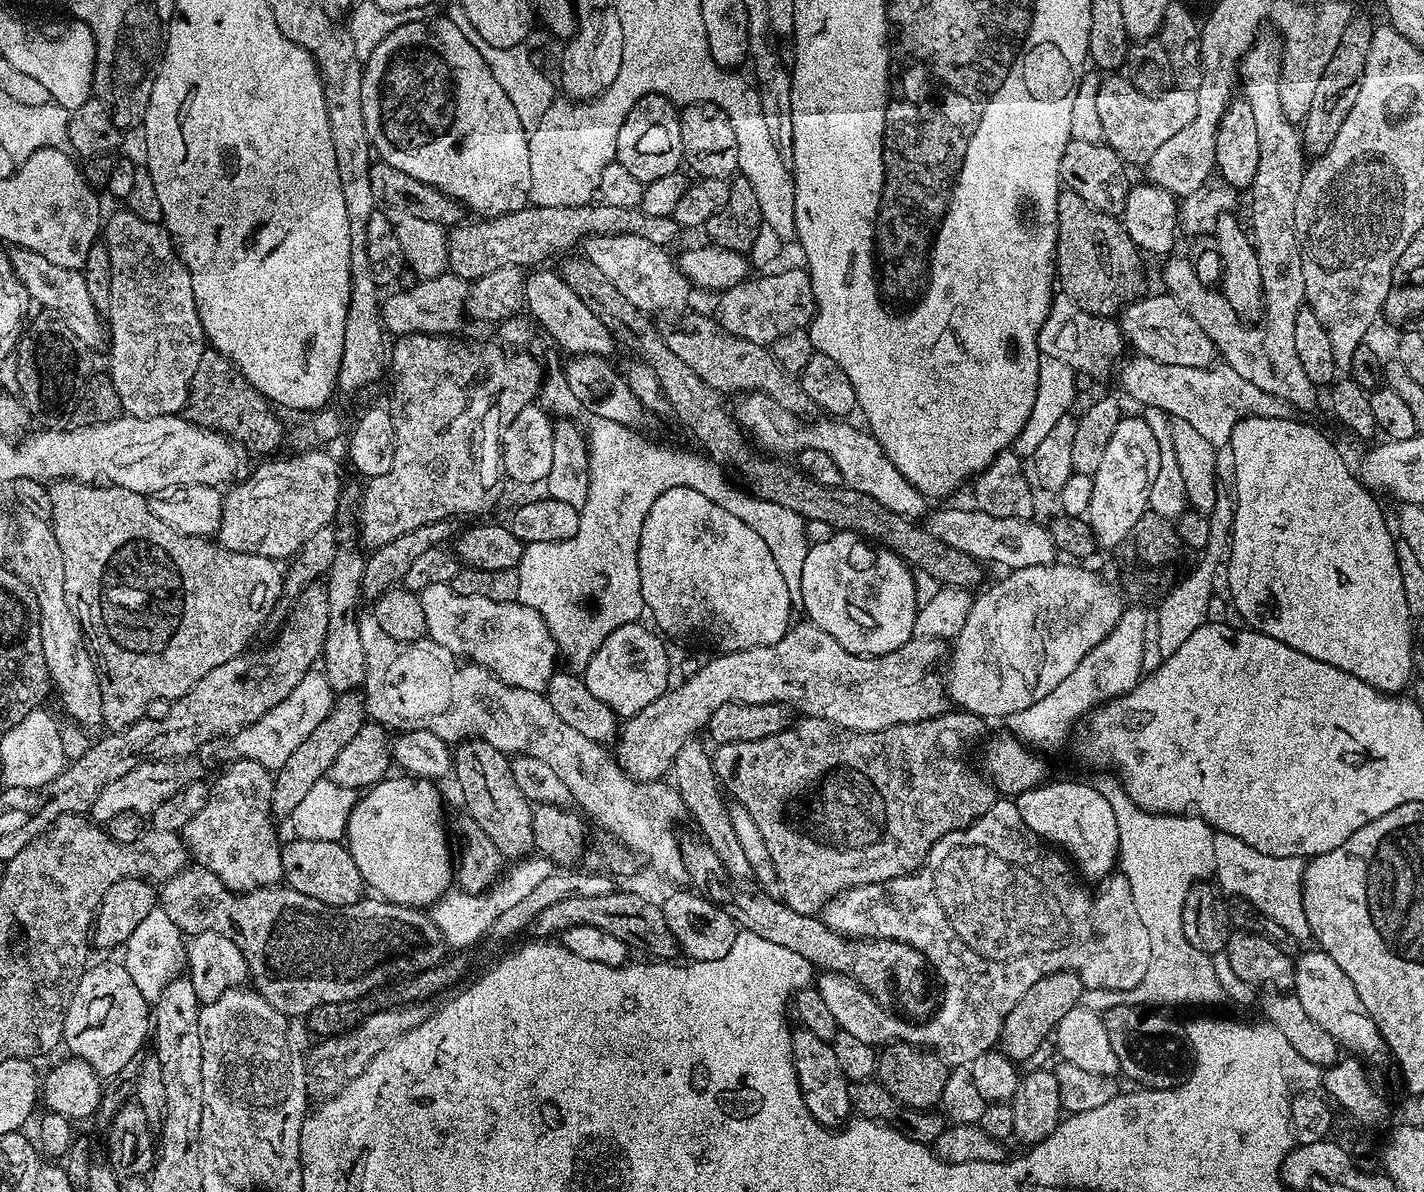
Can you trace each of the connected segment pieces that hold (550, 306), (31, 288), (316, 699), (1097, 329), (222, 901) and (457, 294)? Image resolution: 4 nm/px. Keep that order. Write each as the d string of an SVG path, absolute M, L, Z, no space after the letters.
M544 270L529 271L524 277L524 303L527 311L532 311L531 319L548 331L557 349L565 348L568 351L565 353L611 357L614 337L611 330L600 321L598 314L594 314L594 310L590 310L590 306L586 306L586 302L582 302L582 298L574 294L570 286L566 286L559 271L540 271Z
M13 247L8 253L8 260L12 263L18 282L22 282L27 290L29 301L36 303L37 300L41 309L56 313L62 322L66 322L79 343L81 340L88 348L100 348L103 344L105 347L106 324L90 300L89 291L86 290L86 278L81 269L54 266L54 262L42 258L42 254L29 248Z
M313 668L278 706L274 706L258 722L244 727L233 736L230 744L236 752L234 754L241 759L256 761L271 772L275 771L285 764L289 754L296 750L310 736L311 731L326 718L335 697L328 677L323 671Z
M1063 294L1052 297L1052 305L1038 334L1038 346L1041 357L1066 362L1076 372L1086 371L1096 382L1106 379L1112 363L1114 368L1117 361L1125 355L1124 348L1126 352L1124 334L1115 319L1090 314Z
M199 866L185 867L158 888L158 907L170 916L180 932L189 937L217 932L230 938L246 958L249 977L253 981L256 979L255 991L264 996L274 1010L289 1018L307 1017L323 1004L347 1005L352 1002L348 1000L356 1000L376 987L379 989L401 974L435 968L443 961L440 959L446 953L444 936L425 911L416 906L393 904L383 898L372 899L376 900L365 898L357 904L335 908L318 902L318 898L306 898L306 894L298 894L298 890L287 886L232 892L214 873Z
M449 270L429 280L420 280L405 292L396 292L393 296L385 295L380 306L380 318L384 322L385 333L393 337L409 336L415 332L425 332L427 336L456 334L464 320L466 321L469 287L469 281Z

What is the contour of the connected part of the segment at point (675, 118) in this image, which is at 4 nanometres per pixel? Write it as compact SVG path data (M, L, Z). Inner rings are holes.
M644 96L626 114L626 122L622 122L622 130L618 130L618 146L615 163L626 166L638 182L649 184L654 178L666 178L666 174L681 171L684 164L682 150L682 130L680 129L680 113L677 105L672 104L664 96Z

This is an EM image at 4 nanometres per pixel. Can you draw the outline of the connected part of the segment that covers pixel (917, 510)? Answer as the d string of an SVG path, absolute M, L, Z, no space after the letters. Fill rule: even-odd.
M750 392L737 400L740 401L734 404L735 418L759 451L777 458L792 458L808 448L823 450L825 454L830 454L830 458L834 458L834 462L838 462L838 470L842 470L847 487L870 494L870 498L882 502L886 510L894 510L894 514L909 518L923 517L929 511L929 501L900 473L898 466L886 458L882 446L863 427L855 428L848 424L852 422L840 418L820 418L824 420L816 421L801 418L765 392Z

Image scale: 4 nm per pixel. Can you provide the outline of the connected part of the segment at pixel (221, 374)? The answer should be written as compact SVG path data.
M211 346L205 347L202 362L198 362L198 370L194 370L188 403L182 413L184 419L209 432L221 432L241 449L249 448L264 458L284 440L284 424L276 417L275 411L277 409L270 401L244 379L221 352Z

